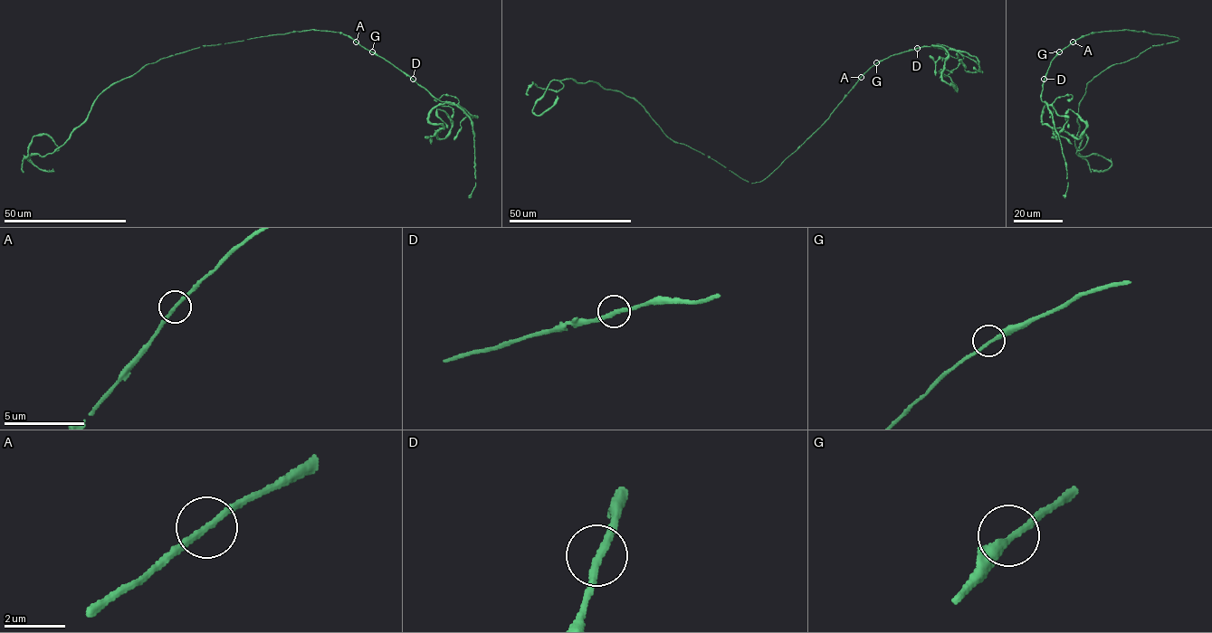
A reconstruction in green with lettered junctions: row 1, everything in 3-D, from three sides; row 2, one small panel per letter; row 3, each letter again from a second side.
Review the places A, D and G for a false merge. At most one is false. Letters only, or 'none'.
none

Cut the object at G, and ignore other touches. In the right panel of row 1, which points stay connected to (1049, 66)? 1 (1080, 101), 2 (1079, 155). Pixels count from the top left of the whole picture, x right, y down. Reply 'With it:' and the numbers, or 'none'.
With it: none

